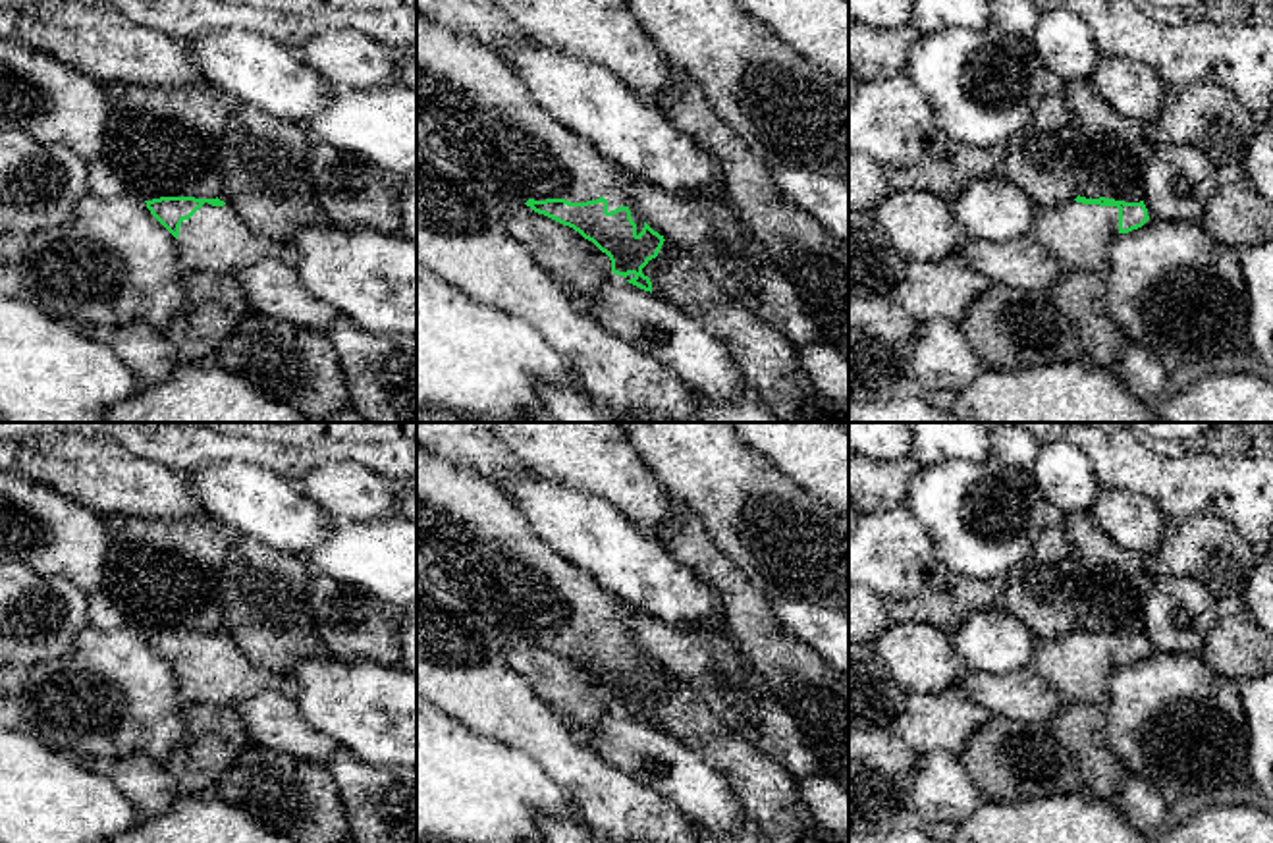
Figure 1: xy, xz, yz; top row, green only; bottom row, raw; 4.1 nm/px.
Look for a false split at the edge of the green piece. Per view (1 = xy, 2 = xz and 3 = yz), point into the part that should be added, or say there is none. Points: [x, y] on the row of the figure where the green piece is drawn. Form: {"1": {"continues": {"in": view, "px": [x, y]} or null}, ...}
{"1": {"continues": {"in": "xy", "px": [215, 240]}}, "2": {"continues": {"in": "xz", "px": [467, 97]}}, "3": {"continues": {"in": "yz", "px": [1079, 236]}}}

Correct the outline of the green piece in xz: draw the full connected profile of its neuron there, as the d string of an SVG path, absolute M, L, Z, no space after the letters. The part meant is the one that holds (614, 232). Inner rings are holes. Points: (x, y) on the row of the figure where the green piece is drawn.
M419 10L417 122L436 143L453 145L471 168L511 168L513 181L501 187L507 199L573 228L609 257L613 274L652 293L642 268L665 239L633 206L627 172L550 114L501 56Z

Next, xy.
M160 197L145 201L150 214L177 239L177 260L185 272L224 272L272 257L284 257L284 245L249 230L218 197Z

